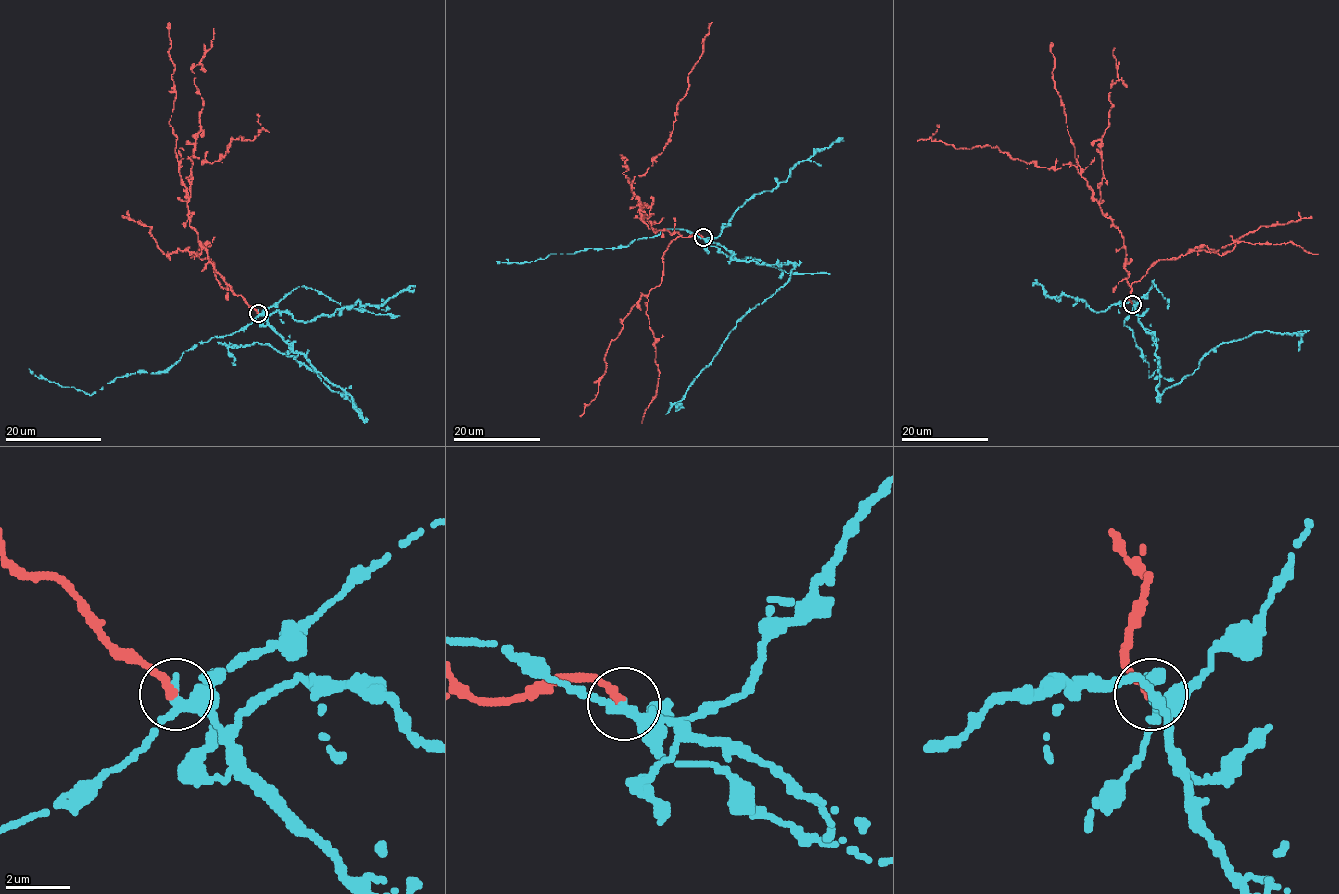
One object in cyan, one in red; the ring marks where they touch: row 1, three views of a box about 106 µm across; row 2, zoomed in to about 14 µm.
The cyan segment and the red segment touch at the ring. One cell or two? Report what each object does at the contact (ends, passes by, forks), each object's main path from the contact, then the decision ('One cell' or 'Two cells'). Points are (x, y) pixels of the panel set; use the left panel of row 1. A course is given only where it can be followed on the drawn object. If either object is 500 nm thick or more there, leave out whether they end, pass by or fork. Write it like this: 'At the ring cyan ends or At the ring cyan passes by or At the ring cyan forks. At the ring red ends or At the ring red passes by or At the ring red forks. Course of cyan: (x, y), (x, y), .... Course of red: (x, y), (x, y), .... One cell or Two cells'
At the ring cyan passes by. At the ring red ends. Course of cyan: (258, 313), (294, 352), (342, 388), (359, 413), (353, 402), (269, 344), (233, 344), (228, 349), (235, 365). Course of red: (258, 313), (209, 260), (178, 171), (183, 159), (217, 161), (231, 138), (252, 140), (257, 114). One cell

